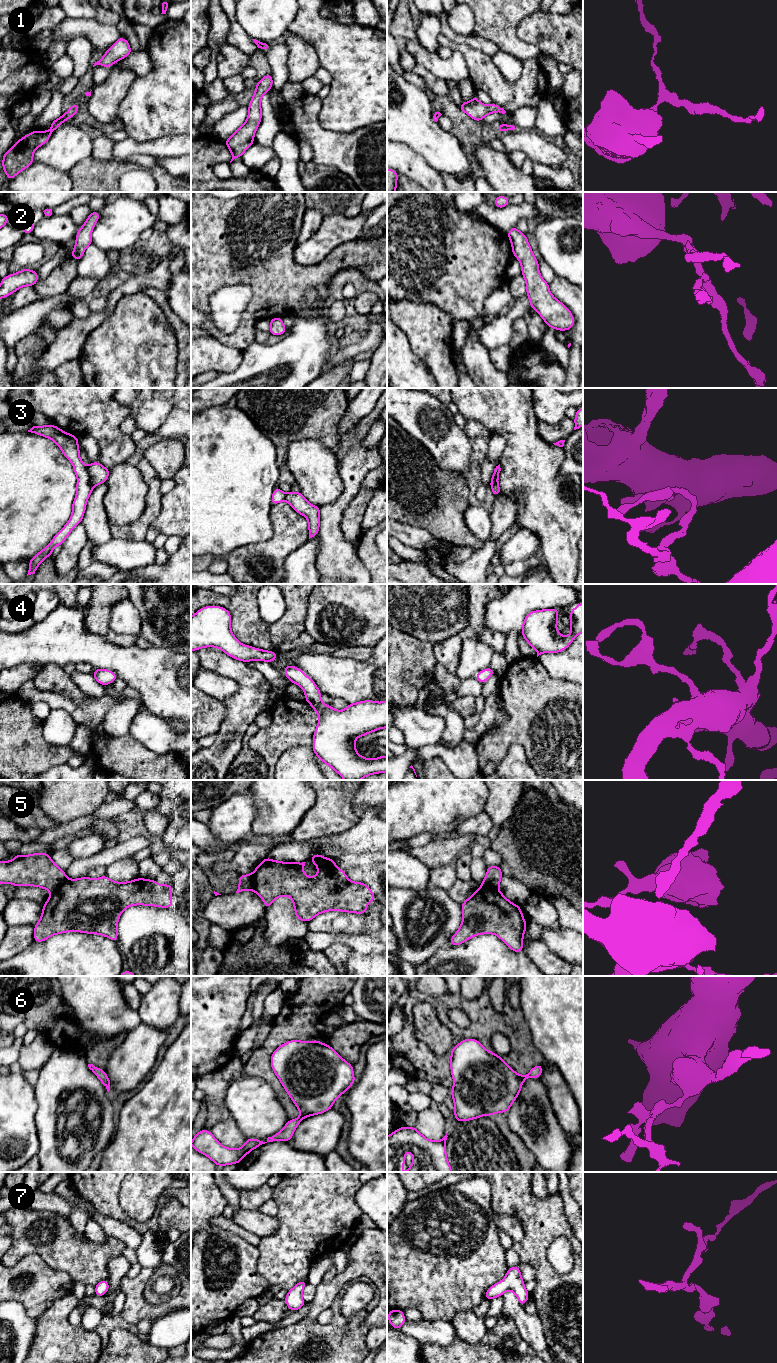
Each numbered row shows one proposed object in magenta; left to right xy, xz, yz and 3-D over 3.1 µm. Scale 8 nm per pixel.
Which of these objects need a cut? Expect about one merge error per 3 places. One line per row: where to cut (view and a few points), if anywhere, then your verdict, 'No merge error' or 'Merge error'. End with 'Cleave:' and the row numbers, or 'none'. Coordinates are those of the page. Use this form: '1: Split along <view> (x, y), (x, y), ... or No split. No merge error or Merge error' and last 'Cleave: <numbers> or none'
1: No split. No merge error
2: No split. No merge error
3: Split along xy (87, 467), (89, 482), (92, 487). Merge error
4: No split. No merge error
5: Split along yz (481, 884), (497, 888). Merge error
6: No split. No merge error
7: No split. No merge error
Cleave: 3, 5

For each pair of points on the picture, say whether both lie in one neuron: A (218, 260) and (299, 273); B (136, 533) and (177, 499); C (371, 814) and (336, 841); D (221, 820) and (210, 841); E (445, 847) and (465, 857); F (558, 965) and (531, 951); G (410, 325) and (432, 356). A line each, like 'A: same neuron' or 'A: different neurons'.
A: same neuron
B: different neurons
C: same neuron
D: different neurons
E: different neurons
F: same neuron
G: same neuron

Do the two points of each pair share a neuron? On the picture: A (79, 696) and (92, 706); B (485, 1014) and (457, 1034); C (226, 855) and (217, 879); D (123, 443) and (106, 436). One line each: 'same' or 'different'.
A: different
B: same
C: same
D: same

